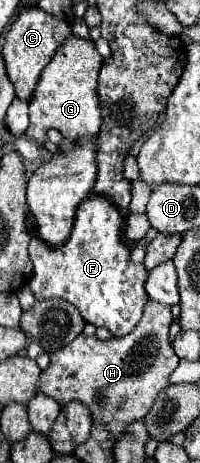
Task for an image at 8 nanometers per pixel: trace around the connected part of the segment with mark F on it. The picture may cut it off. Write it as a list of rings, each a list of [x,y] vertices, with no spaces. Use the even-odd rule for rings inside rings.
[[[91,194],[77,210],[75,226],[69,240],[59,246],[47,246],[33,238],[29,256],[33,262],[33,278],[29,288],[37,300],[61,298],[75,304],[83,318],[93,326],[107,328],[113,336],[127,334],[139,322],[143,306],[149,300],[145,290],[147,270],[143,264],[129,264],[129,246],[123,240],[123,214],[99,194]]]

